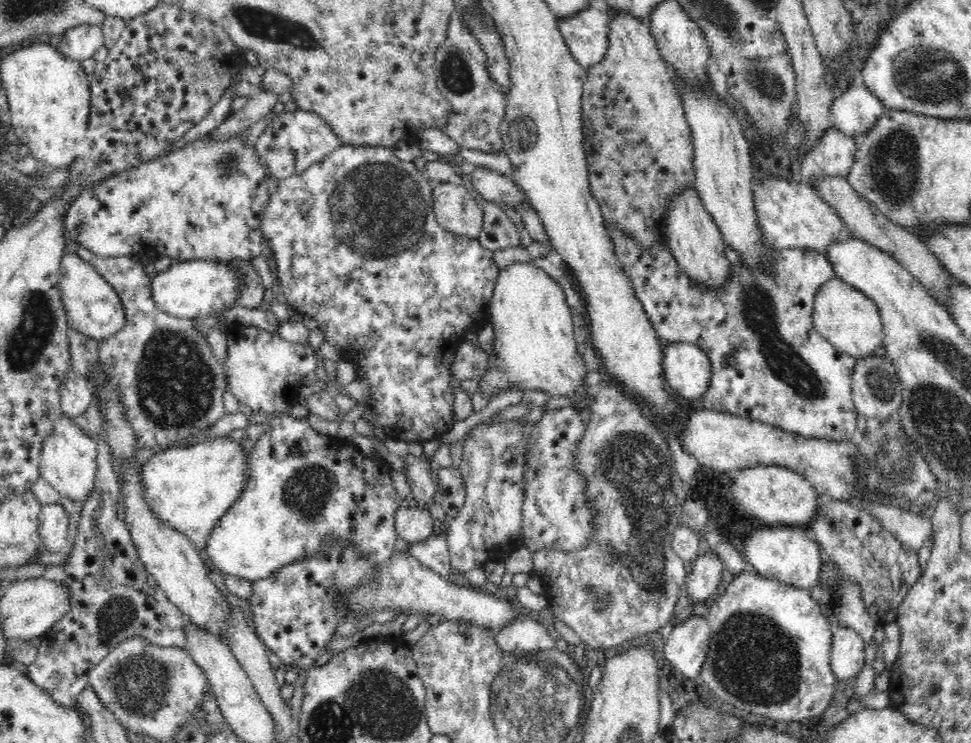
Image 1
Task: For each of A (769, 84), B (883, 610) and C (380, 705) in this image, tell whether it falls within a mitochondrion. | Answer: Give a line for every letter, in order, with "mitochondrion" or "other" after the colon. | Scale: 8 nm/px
A: mitochondrion
B: other
C: mitochondrion

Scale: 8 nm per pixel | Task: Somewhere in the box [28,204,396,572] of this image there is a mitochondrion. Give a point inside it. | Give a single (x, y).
(176, 386)

